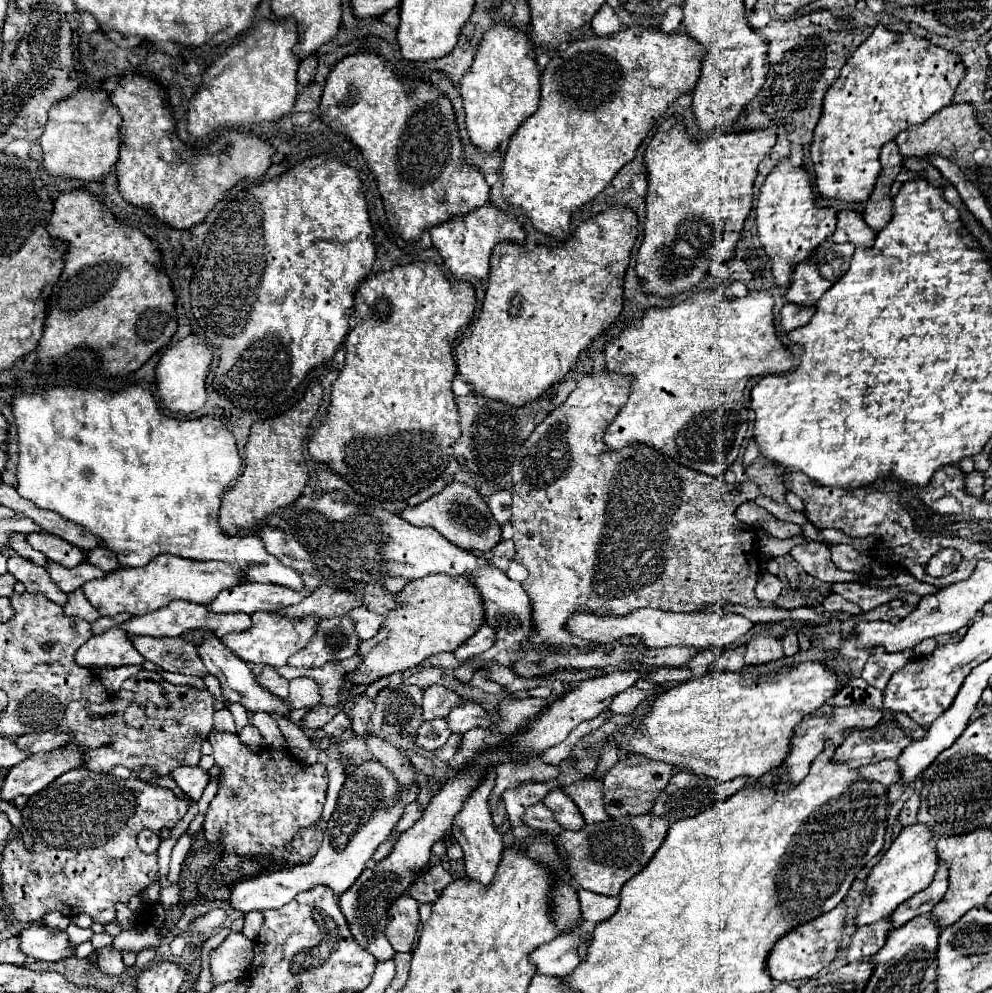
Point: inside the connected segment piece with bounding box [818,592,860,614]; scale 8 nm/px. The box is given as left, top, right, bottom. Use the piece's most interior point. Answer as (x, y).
(834, 603)

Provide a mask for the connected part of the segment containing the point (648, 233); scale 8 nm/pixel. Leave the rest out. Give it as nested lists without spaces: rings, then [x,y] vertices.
[[[668,118],[656,128],[656,134],[652,136],[644,154],[644,166],[648,176],[646,220],[644,242],[636,260],[636,272],[644,294],[674,298],[696,288],[710,270],[712,250],[718,240],[722,244],[722,260],[732,258],[732,252],[736,250],[742,232],[742,224],[752,208],[752,184],[758,172],[758,164],[770,154],[774,142],[776,134],[770,130],[720,134],[712,136],[706,142],[694,142],[676,118]]]

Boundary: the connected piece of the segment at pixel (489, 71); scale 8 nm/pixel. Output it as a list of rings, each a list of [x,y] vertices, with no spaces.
[[[496,24],[494,28],[490,28],[478,44],[474,64],[460,80],[460,96],[466,110],[466,128],[474,148],[482,154],[492,154],[494,150],[498,150],[500,142],[508,140],[518,130],[518,126],[534,114],[540,102],[540,70],[536,68],[536,54],[530,38],[512,26]]]

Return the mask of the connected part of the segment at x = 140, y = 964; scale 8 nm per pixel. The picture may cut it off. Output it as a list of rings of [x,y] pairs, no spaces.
[[[146,948],[146,950],[142,950],[142,952],[138,952],[138,958],[136,958],[136,968],[138,970],[144,970],[152,960],[154,960],[154,956],[156,956],[156,952],[154,952],[154,948]]]

